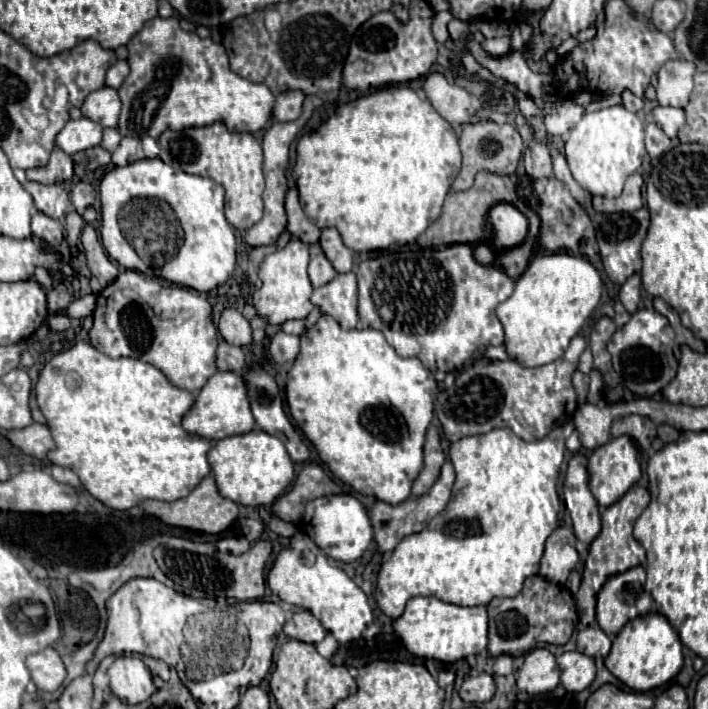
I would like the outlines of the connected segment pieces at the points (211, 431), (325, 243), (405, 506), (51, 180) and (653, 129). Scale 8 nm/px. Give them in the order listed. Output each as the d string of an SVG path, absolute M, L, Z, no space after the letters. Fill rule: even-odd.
M216 371L206 387L196 397L194 407L186 413L186 419L182 421L186 431L194 431L196 435L206 435L210 441L220 441L232 435L244 435L250 433L256 425L254 415L250 411L250 401L248 401L248 389L242 373L236 371Z
M336 227L322 229L320 247L322 247L324 255L328 257L328 261L334 265L334 269L338 273L346 273L346 271L352 269L352 265L350 265L350 249L342 243L342 237L340 237Z
M450 461L444 463L442 467L442 473L440 473L440 479L438 483L434 483L434 487L420 495L420 497L410 497L406 499L404 503L400 505L388 505L388 503L382 503L382 501L376 501L372 507L370 507L370 521L372 521L372 529L374 529L374 539L378 543L378 551L380 555L386 555L386 553L392 553L394 547L408 535L412 533L420 533L428 523L430 519L434 519L440 511L444 511L446 503L450 501L450 495L452 495L452 485L454 485L454 479L456 479L456 473L454 473L454 467Z
M54 149L50 155L50 163L40 169L28 169L26 177L30 181L38 181L44 185L70 181L74 175L74 161L62 149Z
M654 123L646 125L646 151L648 151L648 155L662 157L670 149L672 149L672 145L670 145L670 139L666 139L664 131Z

